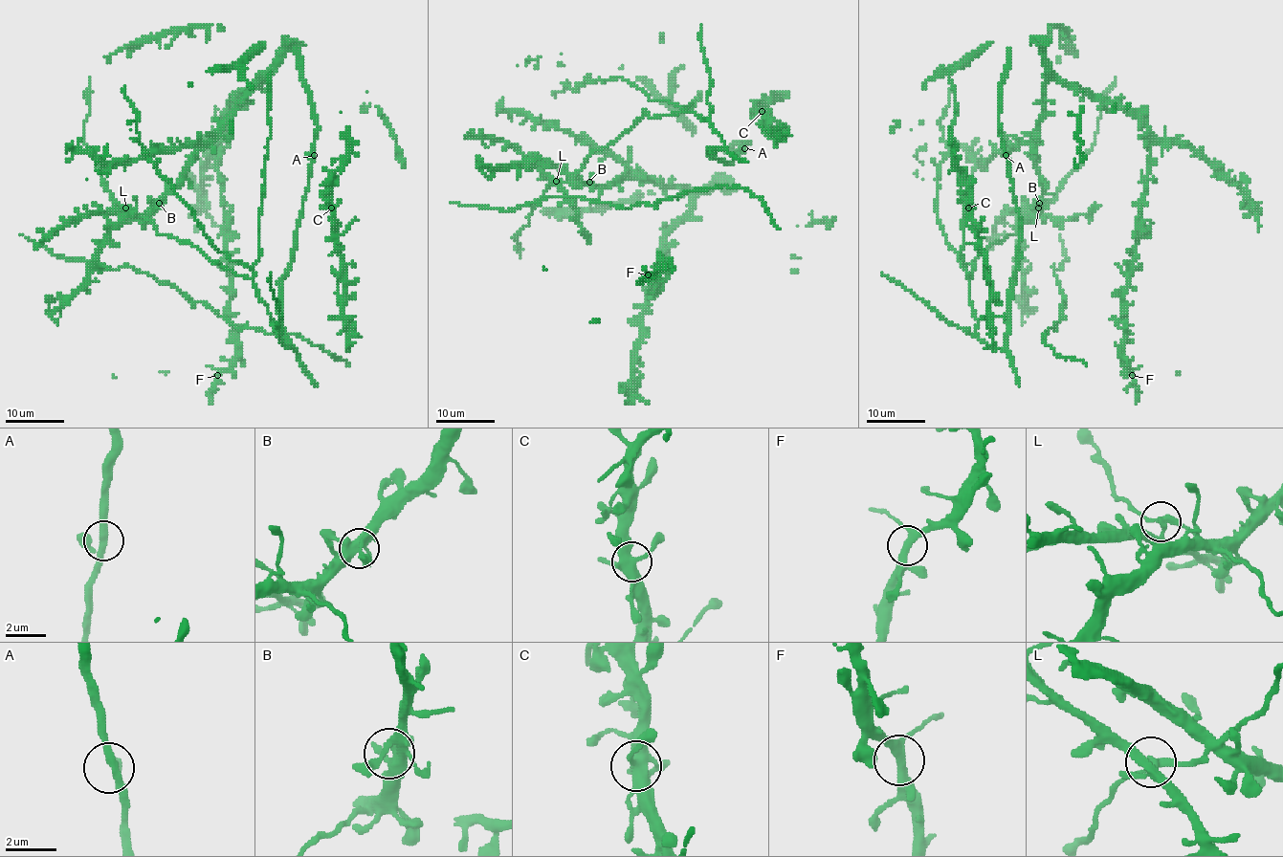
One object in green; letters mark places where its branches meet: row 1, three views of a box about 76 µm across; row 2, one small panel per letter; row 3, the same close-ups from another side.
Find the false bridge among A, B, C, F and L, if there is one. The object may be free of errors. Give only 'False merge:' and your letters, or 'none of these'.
False merge: L

